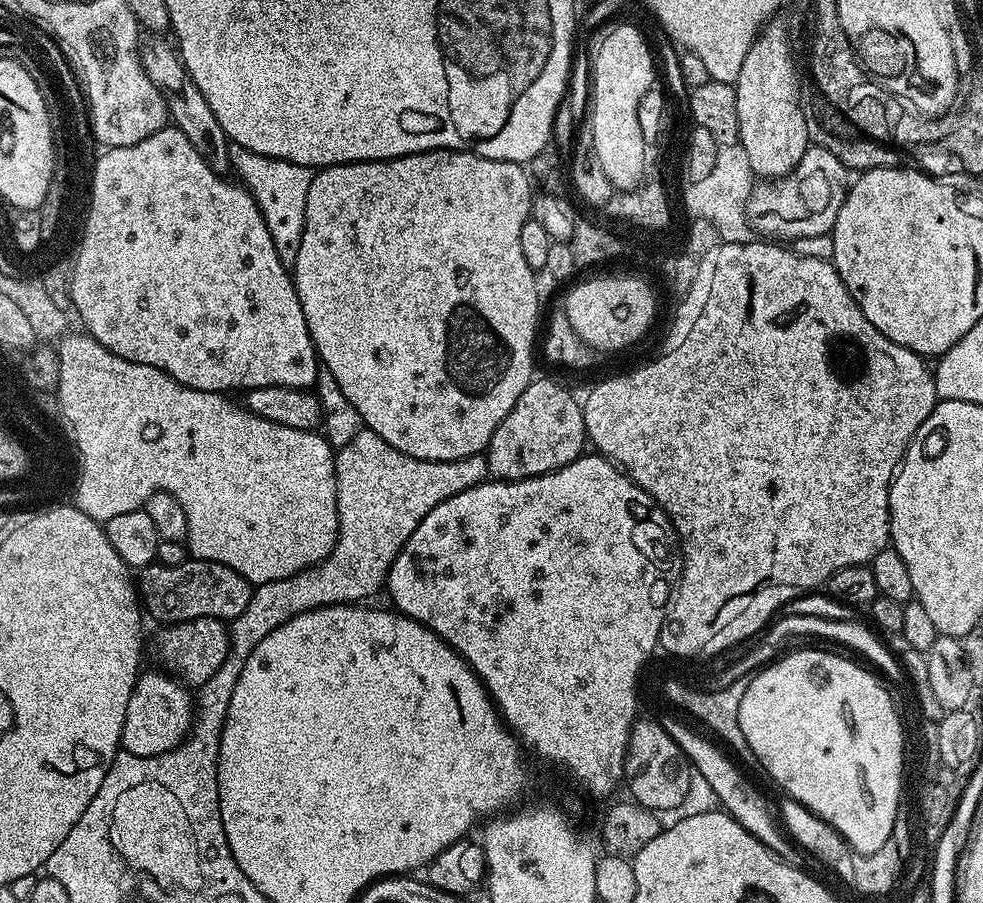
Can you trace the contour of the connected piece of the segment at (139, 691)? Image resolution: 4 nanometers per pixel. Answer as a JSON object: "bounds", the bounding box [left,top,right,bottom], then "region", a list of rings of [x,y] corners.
{"bounds":[120,671,194,756],"region":[[[141,671],[132,687],[130,703],[126,706],[126,722],[122,722],[120,747],[123,751],[139,756],[166,754],[183,744],[184,737],[192,730],[194,696],[175,676],[167,671]]]}

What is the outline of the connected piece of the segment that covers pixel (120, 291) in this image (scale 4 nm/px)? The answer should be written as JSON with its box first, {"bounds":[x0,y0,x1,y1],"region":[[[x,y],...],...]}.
{"bounds":[71,126,318,394],"region":[[[174,126],[162,127],[150,134],[150,138],[142,138],[142,142],[134,146],[101,151],[95,157],[94,170],[97,173],[95,207],[92,209],[91,223],[88,224],[84,252],[80,255],[76,281],[71,286],[80,286],[82,282],[82,308],[78,308],[78,312],[96,341],[106,346],[106,350],[130,362],[154,366],[194,390],[228,394],[231,388],[247,390],[262,386],[311,389],[316,380],[316,368],[318,372],[318,357],[312,335],[308,333],[306,318],[302,314],[302,306],[298,302],[294,276],[278,258],[278,250],[274,250],[274,238],[270,238],[270,230],[266,230],[260,208],[248,189],[235,183],[227,184],[225,177],[215,172],[204,161],[202,154],[198,154],[194,142],[190,142],[190,138],[186,138],[186,134]]]}

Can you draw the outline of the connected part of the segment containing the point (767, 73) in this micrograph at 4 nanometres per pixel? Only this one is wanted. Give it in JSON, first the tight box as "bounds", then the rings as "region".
{"bounds":[735,23,810,180],"region":[[[776,23],[765,24],[750,50],[746,50],[746,59],[735,82],[739,143],[742,150],[746,150],[746,158],[750,158],[753,177],[764,180],[777,180],[790,174],[790,170],[802,162],[802,154],[806,154],[810,147],[808,116],[800,105],[800,92],[796,89],[796,64],[792,61],[788,32]]]}

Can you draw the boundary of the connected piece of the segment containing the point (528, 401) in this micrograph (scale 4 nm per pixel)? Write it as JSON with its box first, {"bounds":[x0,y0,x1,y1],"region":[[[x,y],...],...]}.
{"bounds":[486,378,586,480],"region":[[[536,378],[526,386],[526,390],[522,390],[522,398],[514,402],[514,410],[510,410],[510,414],[502,418],[498,430],[494,430],[486,449],[488,471],[497,480],[529,480],[574,462],[585,451],[584,444],[586,448],[581,401],[575,400],[558,381]]]}

